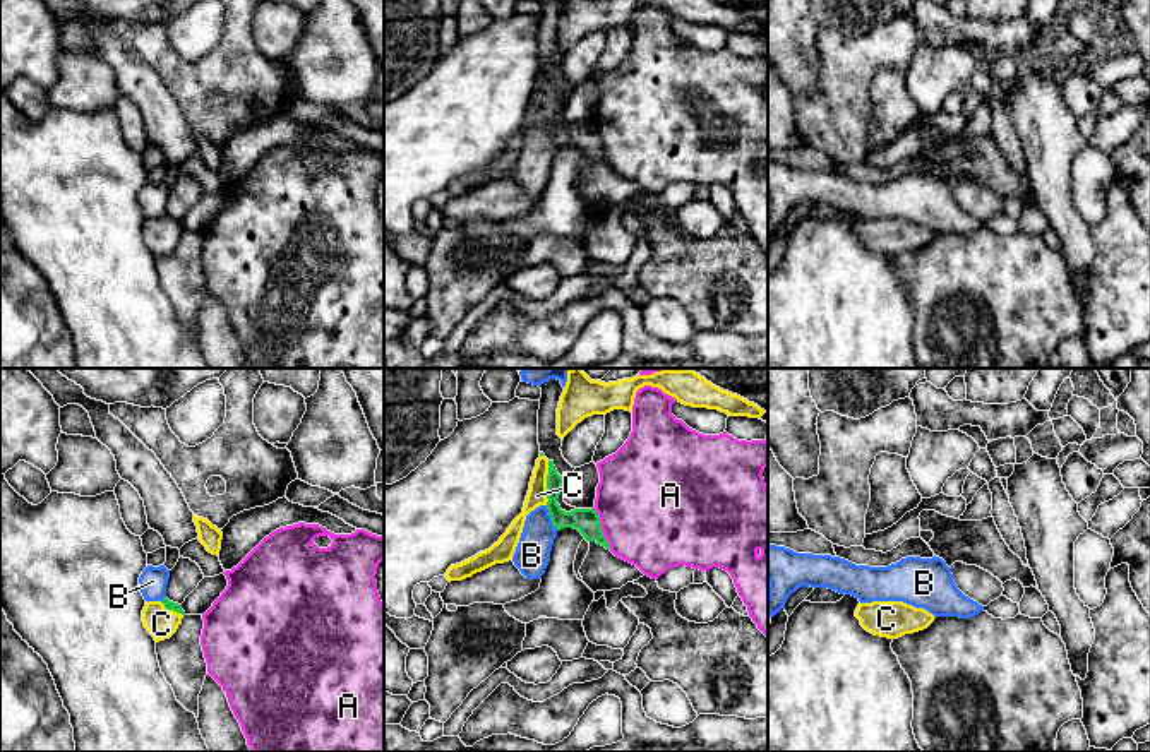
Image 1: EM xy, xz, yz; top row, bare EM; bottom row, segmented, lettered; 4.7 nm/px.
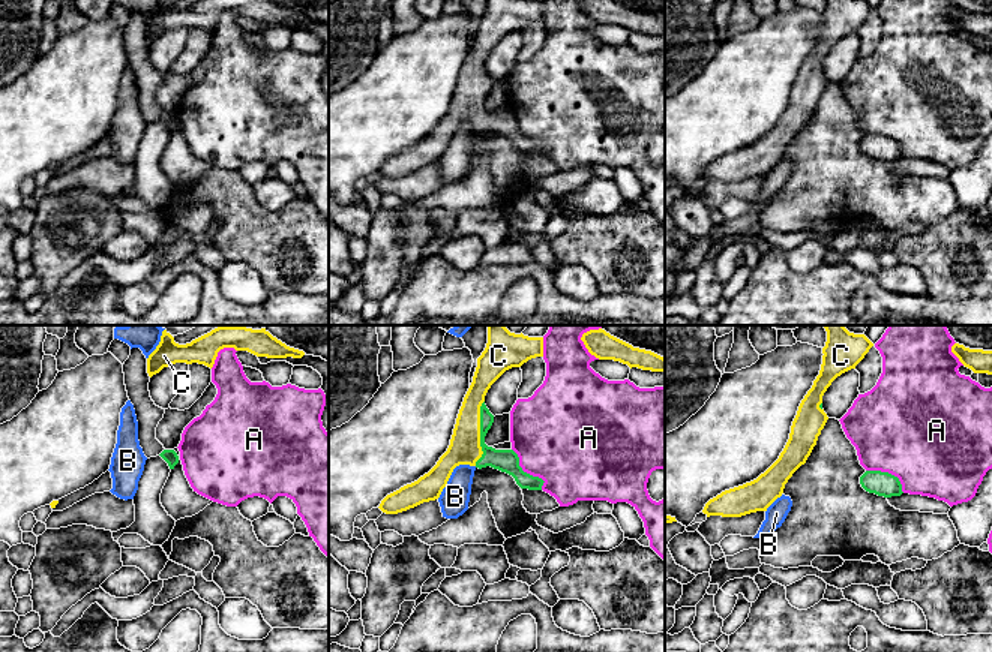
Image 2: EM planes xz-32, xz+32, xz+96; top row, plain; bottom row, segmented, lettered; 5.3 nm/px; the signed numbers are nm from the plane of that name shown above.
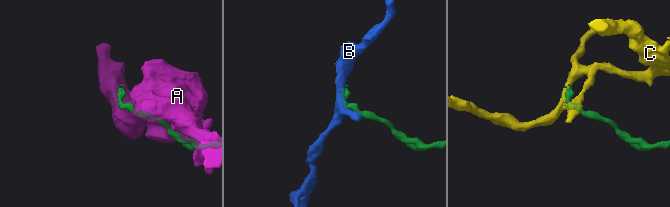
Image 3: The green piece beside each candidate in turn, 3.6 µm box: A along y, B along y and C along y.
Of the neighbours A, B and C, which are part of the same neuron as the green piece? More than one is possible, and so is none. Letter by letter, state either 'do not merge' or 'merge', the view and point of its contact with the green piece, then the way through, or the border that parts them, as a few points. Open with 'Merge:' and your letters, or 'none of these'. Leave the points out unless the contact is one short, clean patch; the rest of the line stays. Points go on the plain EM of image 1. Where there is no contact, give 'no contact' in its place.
Merge: none of these
A: do not merge; meets green in xz at (600, 144)
B: do not merge; meets green in xz at (551, 132); border along xz (545, 122), (551, 139), (557, 146)
C: do not merge; meets green in xz at (547, 100); border along xz (549, 77), (545, 120)

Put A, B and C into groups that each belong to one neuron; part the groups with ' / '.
A / B / C

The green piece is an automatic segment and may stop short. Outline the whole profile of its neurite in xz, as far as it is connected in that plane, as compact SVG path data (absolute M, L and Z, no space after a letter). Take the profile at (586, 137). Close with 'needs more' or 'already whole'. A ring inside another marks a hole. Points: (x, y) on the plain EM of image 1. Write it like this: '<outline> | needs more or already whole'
M548 77L548 91L547 91L547 125L552 134L552 140L557 147L564 144L578 146L586 158L596 158L598 161L610 166L610 161L602 147L600 132L595 125L574 125L566 128L557 120L557 115L562 108L564 94L557 89L554 77Z | already whole

